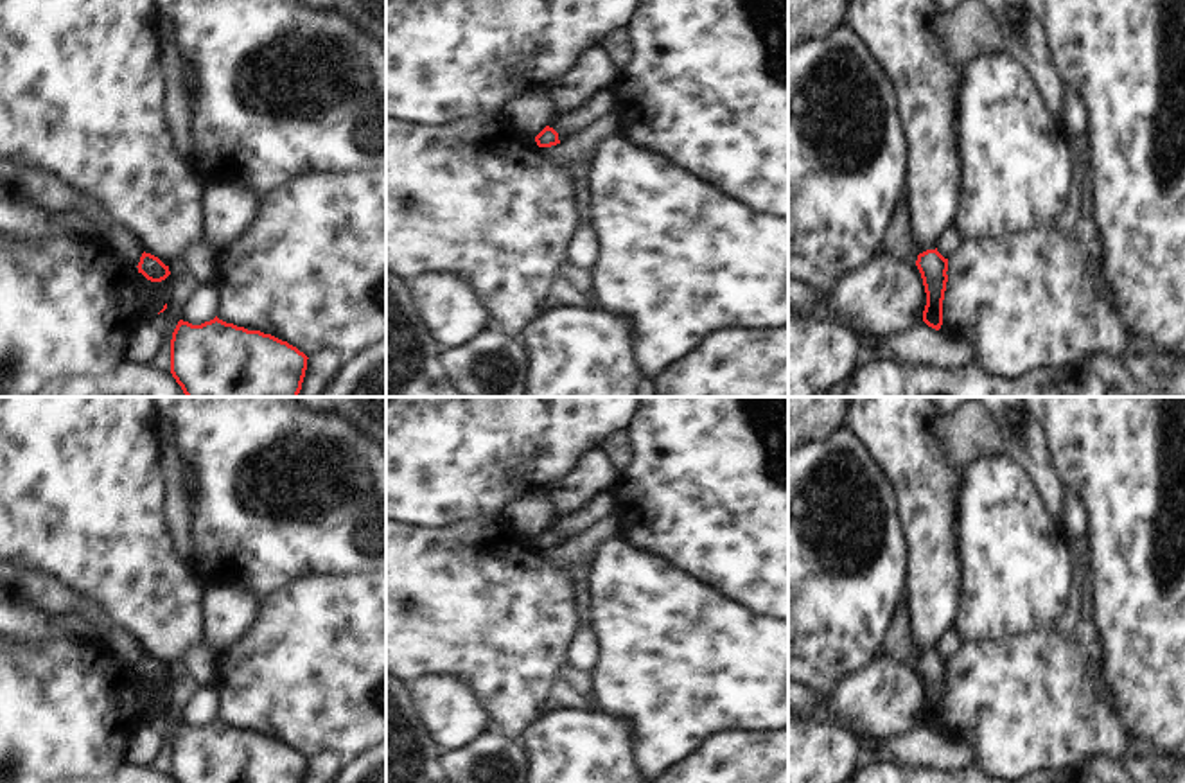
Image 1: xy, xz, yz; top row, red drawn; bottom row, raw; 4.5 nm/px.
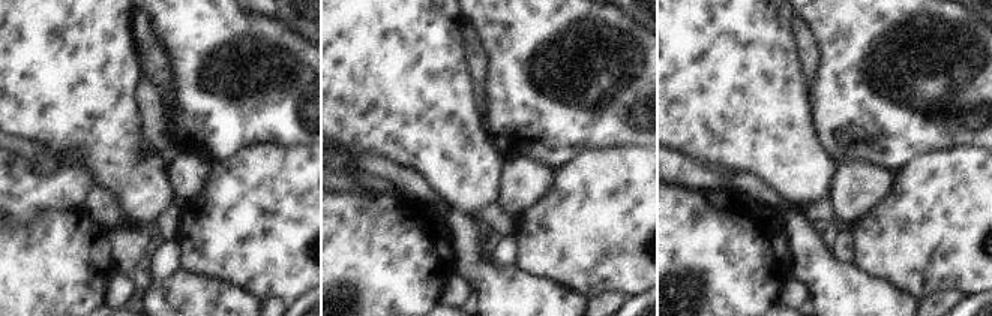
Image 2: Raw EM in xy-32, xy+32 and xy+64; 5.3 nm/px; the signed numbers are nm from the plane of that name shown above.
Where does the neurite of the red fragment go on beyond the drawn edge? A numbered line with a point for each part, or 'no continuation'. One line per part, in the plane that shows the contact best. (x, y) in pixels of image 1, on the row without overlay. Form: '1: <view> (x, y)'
no continuation

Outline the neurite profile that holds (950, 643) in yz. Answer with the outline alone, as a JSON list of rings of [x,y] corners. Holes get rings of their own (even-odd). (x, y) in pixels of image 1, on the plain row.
[[[950,629],[948,632],[944,632],[944,636],[941,638],[939,645],[937,645],[937,654],[944,659],[950,661],[952,657],[955,657],[962,647],[962,638],[955,629]]]

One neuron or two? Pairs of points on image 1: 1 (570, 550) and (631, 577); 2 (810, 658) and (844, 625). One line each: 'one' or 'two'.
1: two
2: one

